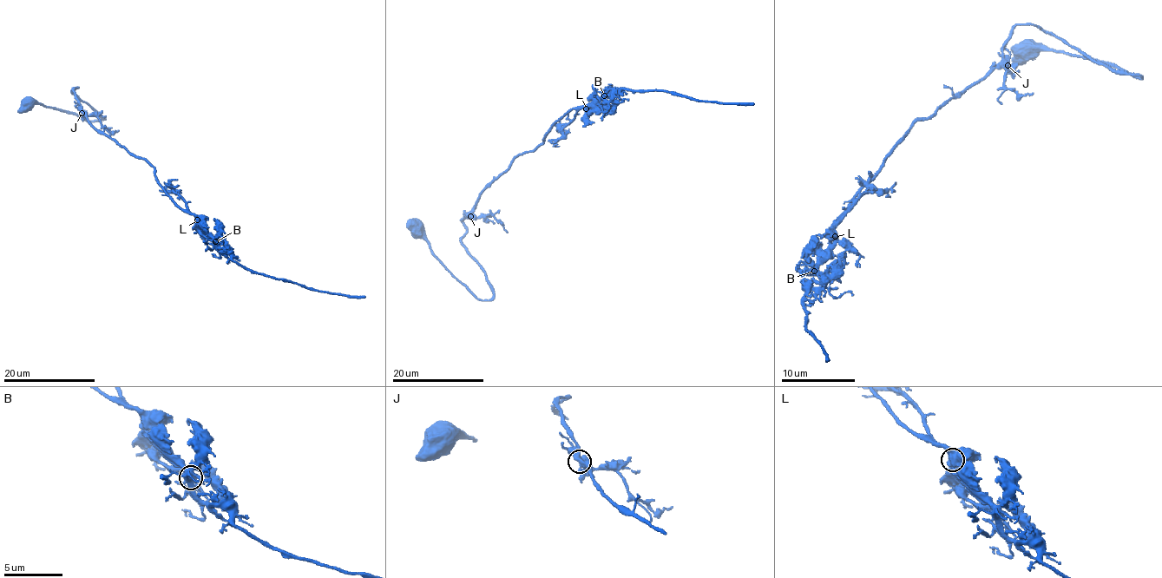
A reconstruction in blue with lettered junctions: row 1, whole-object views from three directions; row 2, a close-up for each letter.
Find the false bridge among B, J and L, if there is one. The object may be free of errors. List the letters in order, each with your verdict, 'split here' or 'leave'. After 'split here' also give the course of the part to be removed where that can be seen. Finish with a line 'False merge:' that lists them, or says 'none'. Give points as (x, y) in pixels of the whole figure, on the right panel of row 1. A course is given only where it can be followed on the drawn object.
B: leave
J: leave
L: leave
False merge: none

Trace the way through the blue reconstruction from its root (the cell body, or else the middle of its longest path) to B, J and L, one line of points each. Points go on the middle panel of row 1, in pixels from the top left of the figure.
B: (513, 160), (519, 154), (533, 152), (543, 141), (548, 130), (569, 109), (587, 108), (604, 95)
J: (513, 160), (481, 193), (470, 216)
L: (513, 160), (519, 154), (533, 152), (543, 141), (548, 130), (569, 109), (586, 108)

